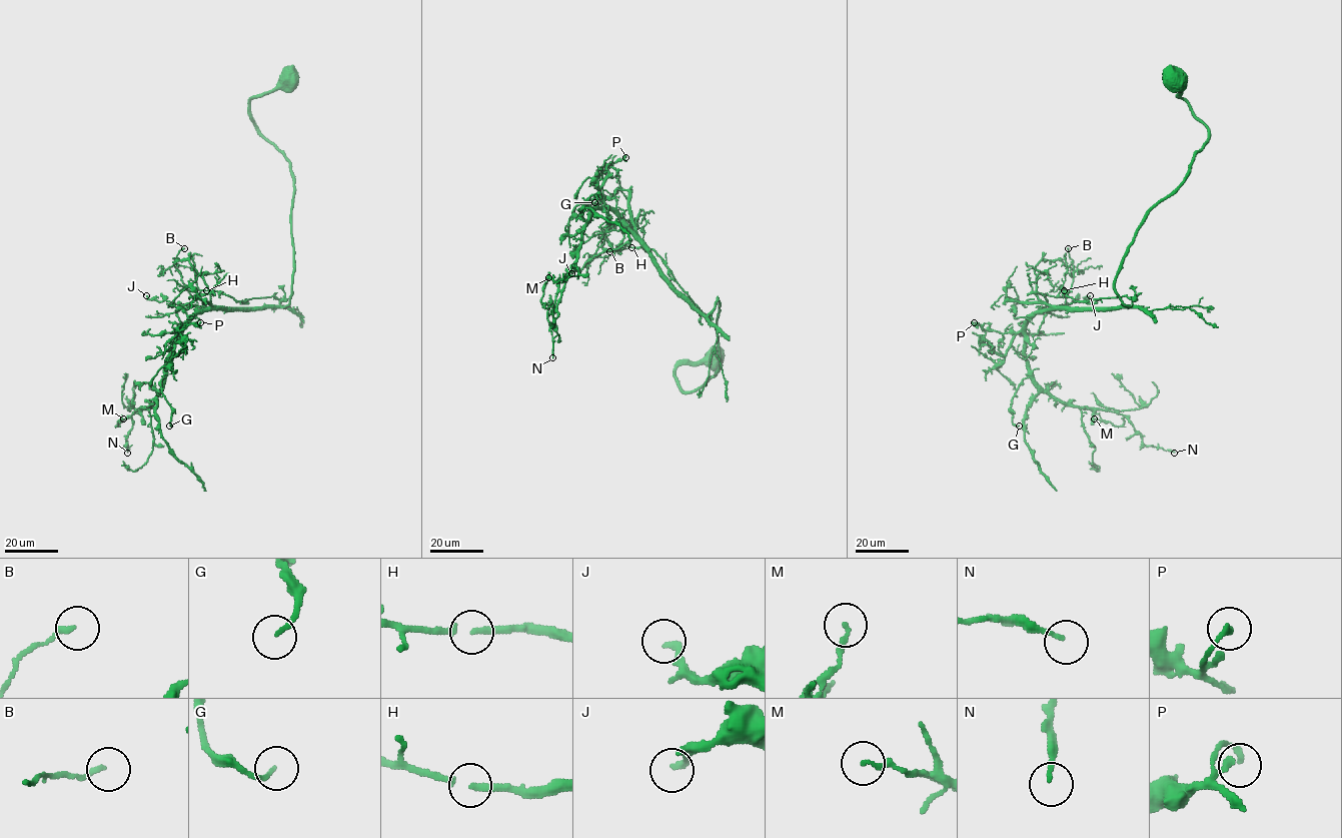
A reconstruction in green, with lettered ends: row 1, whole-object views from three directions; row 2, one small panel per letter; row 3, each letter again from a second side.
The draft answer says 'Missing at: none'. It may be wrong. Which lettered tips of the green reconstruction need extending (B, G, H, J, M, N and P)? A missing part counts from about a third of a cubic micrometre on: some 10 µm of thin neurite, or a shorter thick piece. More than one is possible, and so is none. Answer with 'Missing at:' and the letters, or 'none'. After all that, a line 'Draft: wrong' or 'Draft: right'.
Missing at: none
Draft: right

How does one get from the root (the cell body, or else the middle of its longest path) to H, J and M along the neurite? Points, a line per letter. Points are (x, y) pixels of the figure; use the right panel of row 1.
H: (1179, 81), (1208, 141), (1124, 257), (1115, 291), (1132, 305), (1125, 295), (1075, 301), (1064, 290)
J: (1179, 81), (1208, 141), (1124, 257), (1115, 291), (1132, 306), (1054, 307), (1090, 295)
M: (1179, 81), (1208, 141), (1124, 257), (1115, 291), (1132, 306), (1027, 323), (1039, 385), (1125, 416), (1094, 418)

